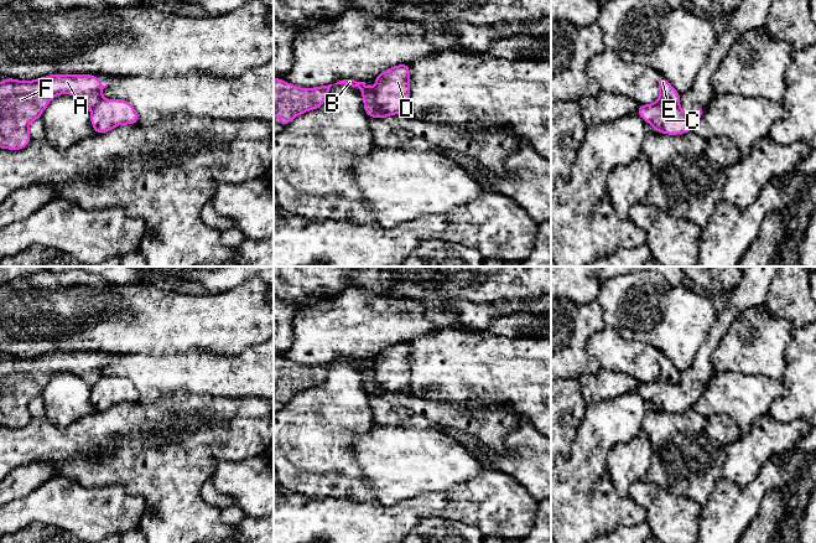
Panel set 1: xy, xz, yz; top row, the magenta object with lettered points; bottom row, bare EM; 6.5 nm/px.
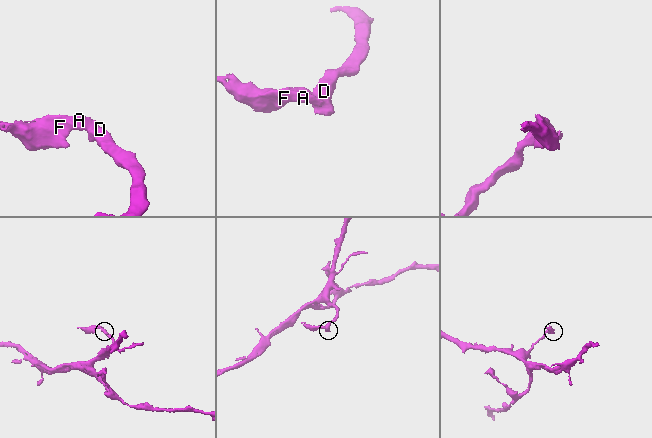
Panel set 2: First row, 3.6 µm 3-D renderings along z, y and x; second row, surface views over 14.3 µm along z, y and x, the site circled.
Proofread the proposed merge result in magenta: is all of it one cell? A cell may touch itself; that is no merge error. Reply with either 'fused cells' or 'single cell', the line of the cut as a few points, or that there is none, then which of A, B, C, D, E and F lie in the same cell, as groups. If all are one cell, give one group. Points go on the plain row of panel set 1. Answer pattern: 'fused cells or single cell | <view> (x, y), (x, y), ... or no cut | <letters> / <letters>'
fused cells | xz (370, 367), (375, 383), (390, 393) | A B E F / C D

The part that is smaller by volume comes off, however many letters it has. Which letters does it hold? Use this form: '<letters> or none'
A, B, E, F

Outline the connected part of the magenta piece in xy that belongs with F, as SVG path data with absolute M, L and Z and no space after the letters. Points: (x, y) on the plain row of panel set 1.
M51 352L33 358L19 358L5 355L0 361L0 425L22 428L32 418L28 403L41 395L53 374L71 372L93 387L102 377L102 368L108 364L98 353L93 352Z

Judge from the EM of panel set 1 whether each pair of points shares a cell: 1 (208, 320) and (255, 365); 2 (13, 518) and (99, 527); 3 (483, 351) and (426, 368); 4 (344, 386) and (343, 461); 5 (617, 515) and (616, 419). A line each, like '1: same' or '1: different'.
1: different
2: same
3: same
4: same
5: same

